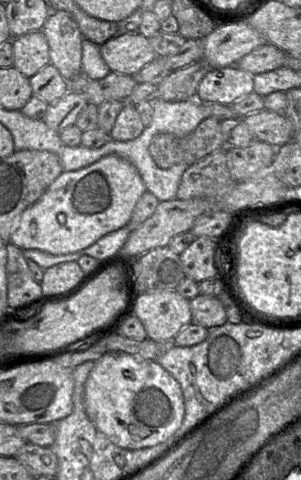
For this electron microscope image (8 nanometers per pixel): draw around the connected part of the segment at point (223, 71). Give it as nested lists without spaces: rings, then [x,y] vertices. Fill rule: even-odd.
[[[237,65],[211,69],[199,83],[196,100],[231,105],[254,92],[253,77]]]

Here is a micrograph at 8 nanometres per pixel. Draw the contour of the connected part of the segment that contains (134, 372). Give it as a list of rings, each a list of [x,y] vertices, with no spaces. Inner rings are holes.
[[[105,353],[95,362],[84,386],[85,411],[95,428],[114,445],[127,450],[155,446],[168,440],[184,417],[184,397],[179,383],[157,361],[125,353]]]

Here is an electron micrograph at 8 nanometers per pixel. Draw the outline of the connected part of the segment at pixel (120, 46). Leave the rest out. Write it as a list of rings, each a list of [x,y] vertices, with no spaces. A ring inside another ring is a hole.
[[[141,33],[115,35],[100,47],[110,70],[120,74],[134,75],[157,57],[150,39]]]

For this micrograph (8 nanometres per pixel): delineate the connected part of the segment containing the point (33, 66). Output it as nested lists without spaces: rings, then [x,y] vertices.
[[[42,30],[31,31],[11,39],[14,64],[23,75],[30,78],[50,63],[49,46]]]

